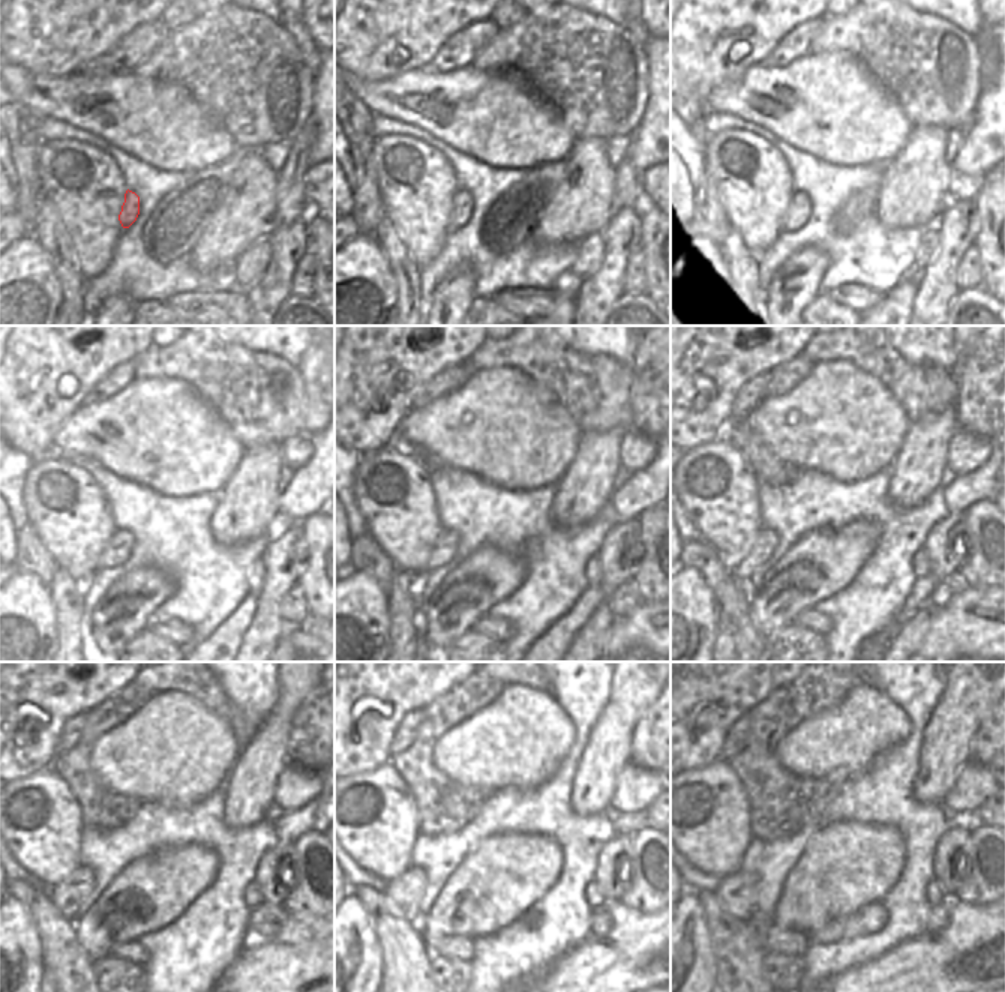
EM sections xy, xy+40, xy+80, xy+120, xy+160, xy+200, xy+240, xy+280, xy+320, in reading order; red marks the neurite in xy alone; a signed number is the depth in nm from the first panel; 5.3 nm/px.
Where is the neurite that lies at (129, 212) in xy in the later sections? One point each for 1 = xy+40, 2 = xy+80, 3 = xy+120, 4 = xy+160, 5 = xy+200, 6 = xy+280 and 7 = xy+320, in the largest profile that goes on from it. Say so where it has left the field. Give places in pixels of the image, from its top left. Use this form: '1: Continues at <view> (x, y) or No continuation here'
1: Continues at xy+40 (462, 204)
2: Continues at xy+80 (798, 212)
3: Continues at xy+120 (120, 547)
4: Continues at xy+160 (444, 553)
5: Continues at xy+200 (753, 560)
6: Continues at xy+280 (404, 893)
7: Continues at xy+320 (737, 893)

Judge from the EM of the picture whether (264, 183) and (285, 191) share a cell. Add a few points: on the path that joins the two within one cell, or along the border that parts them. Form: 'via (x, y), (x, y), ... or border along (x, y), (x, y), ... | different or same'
border along (276, 171), (276, 219), (279, 222) | different

